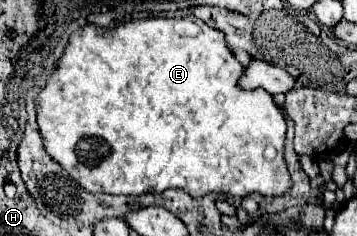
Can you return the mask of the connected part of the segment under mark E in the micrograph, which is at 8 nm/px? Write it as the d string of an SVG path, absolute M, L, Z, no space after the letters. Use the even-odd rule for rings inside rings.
M189 16L187 20L195 20L199 32L193 34L177 34L175 32L175 18L139 18L115 28L101 28L95 24L87 24L75 30L69 36L63 56L57 60L53 74L49 76L45 88L35 96L35 110L37 110L37 124L43 138L43 146L47 154L57 160L69 176L73 176L87 192L105 192L105 194L147 194L147 192L163 192L169 188L181 188L191 196L205 196L211 192L223 192L235 198L243 198L251 192L259 192L261 196L283 196L291 188L291 178L283 160L283 144L285 144L285 118L275 106L269 92L257 88L255 92L241 90L237 80L243 72L243 66L235 60L225 44L225 36L213 28L209 28L203 20ZM271 146L275 150L273 156L265 156L265 148Z

